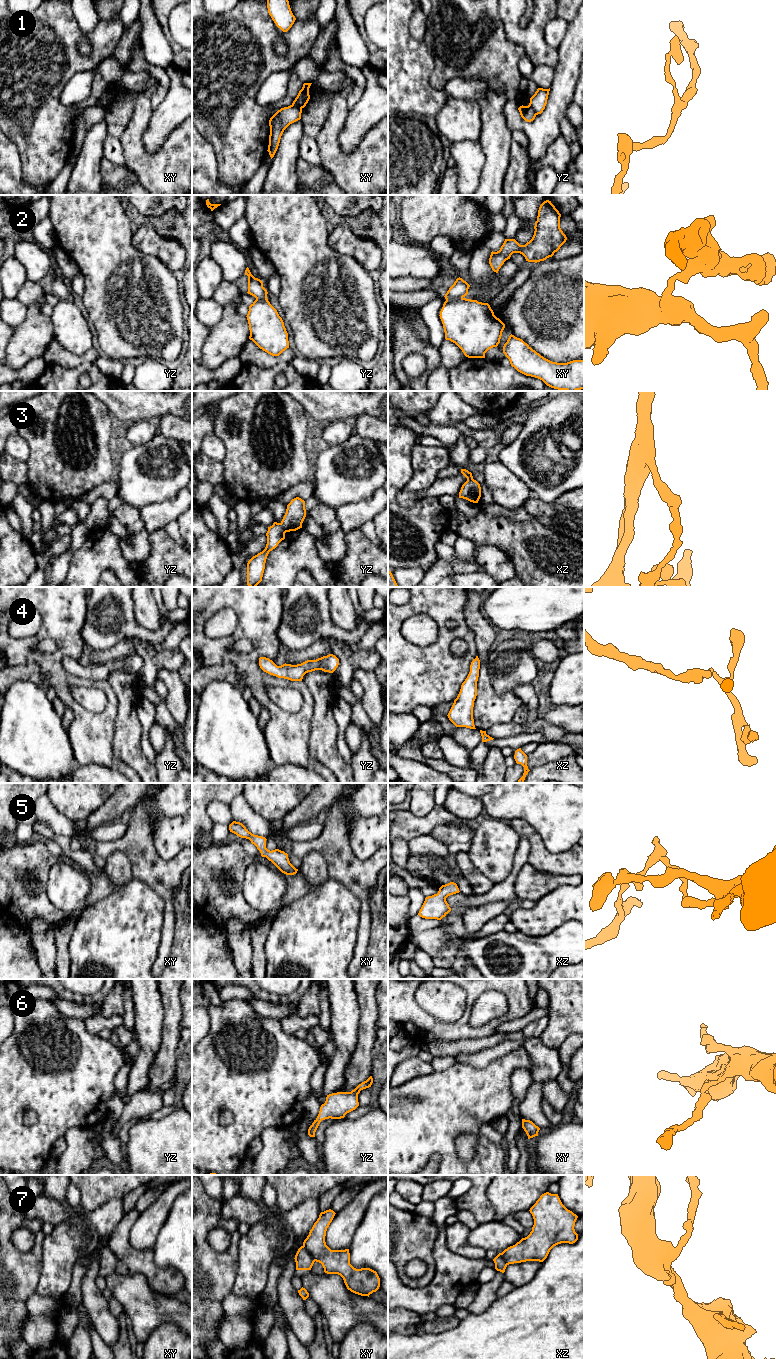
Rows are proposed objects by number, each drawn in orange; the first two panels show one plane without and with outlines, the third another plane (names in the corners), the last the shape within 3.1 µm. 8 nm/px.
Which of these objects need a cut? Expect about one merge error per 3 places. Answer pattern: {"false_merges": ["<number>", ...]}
{"false_merges": ["1", "2", "3", "7"]}

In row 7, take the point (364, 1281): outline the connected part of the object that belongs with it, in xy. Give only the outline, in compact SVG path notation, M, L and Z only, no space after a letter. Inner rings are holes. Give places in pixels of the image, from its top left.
M331 1209L321 1212L304 1240L303 1246L312 1255L314 1261L322 1264L325 1273L340 1275L348 1290L369 1297L380 1287L380 1278L377 1272L370 1268L354 1268L350 1264L349 1249L331 1250L326 1245L326 1231L335 1214Z

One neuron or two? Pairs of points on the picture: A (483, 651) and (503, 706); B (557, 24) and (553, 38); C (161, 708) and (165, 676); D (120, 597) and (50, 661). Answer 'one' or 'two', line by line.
A: one
B: one
C: two
D: two

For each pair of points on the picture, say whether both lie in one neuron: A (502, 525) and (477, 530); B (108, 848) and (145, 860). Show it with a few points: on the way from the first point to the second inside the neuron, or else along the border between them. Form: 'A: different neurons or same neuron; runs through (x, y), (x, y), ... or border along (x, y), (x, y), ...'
A: same neuron; runs through (497, 530), (483, 530)
B: same neuron; runs through (117, 846), (131, 846), (136, 851)

